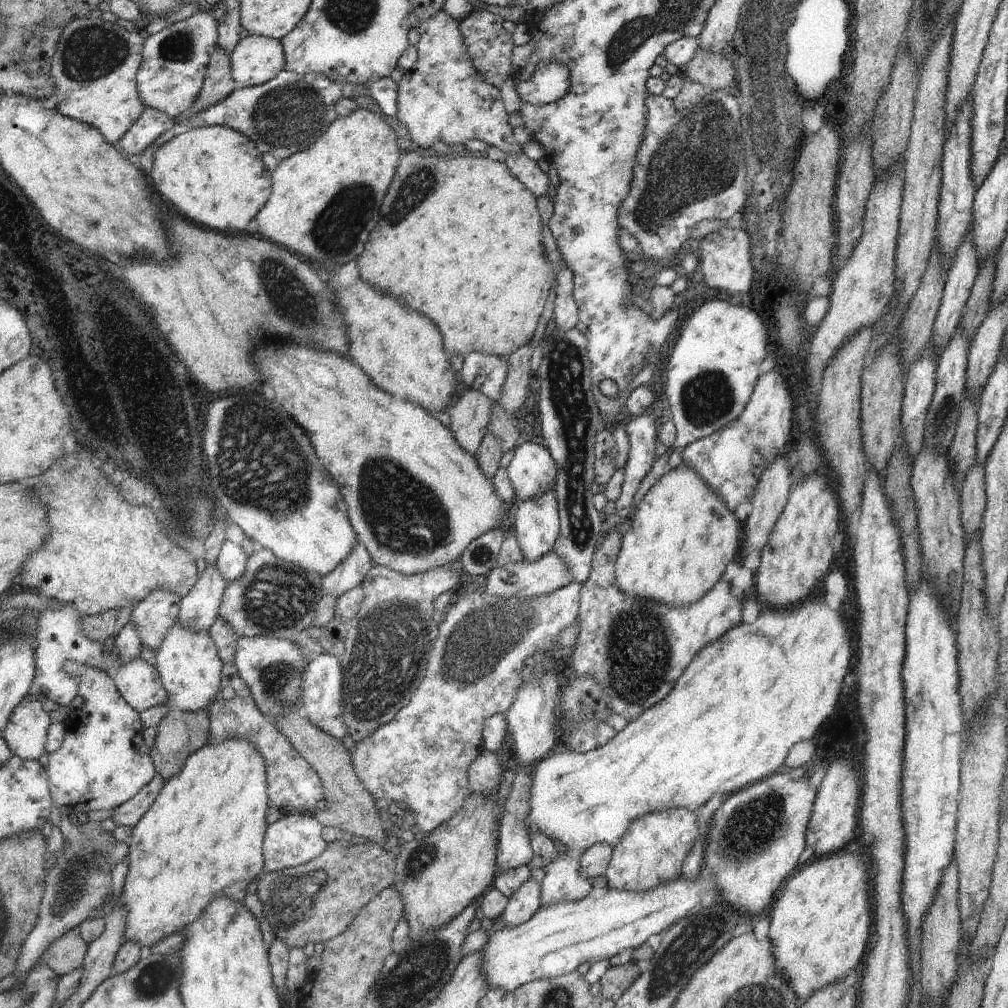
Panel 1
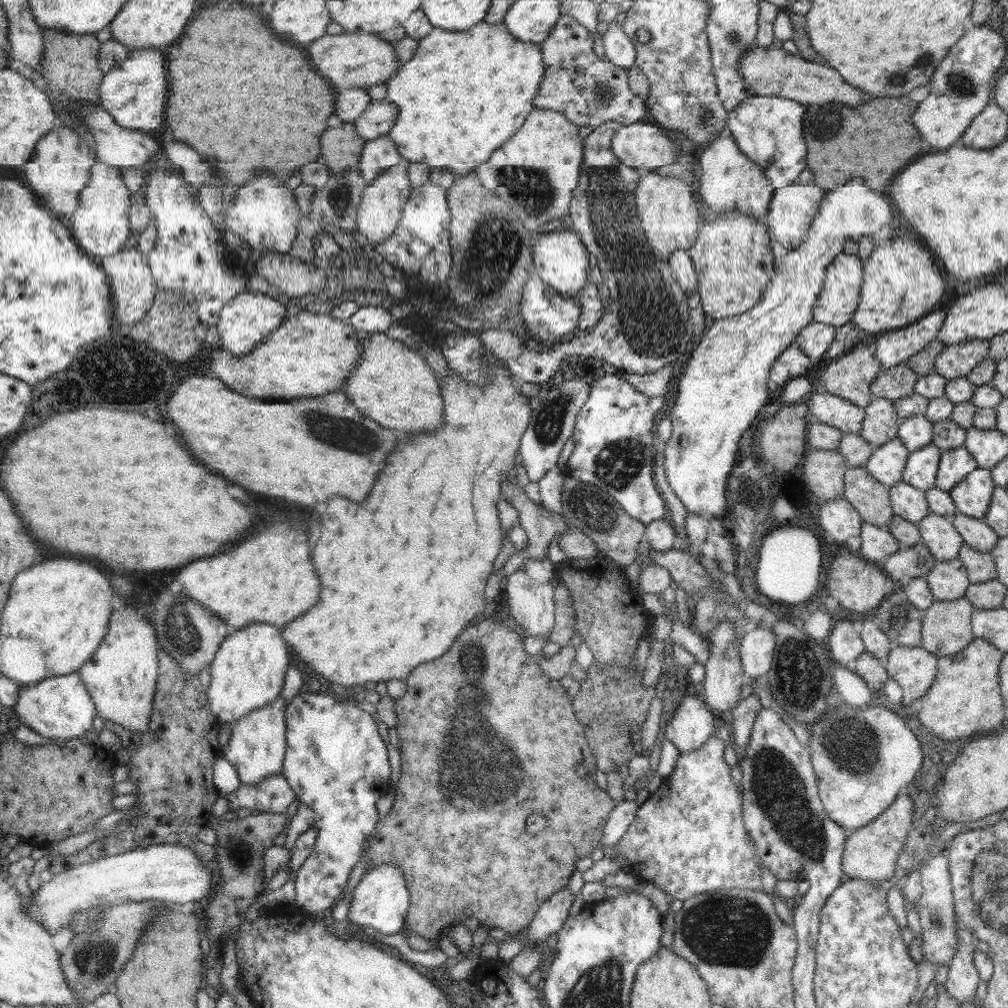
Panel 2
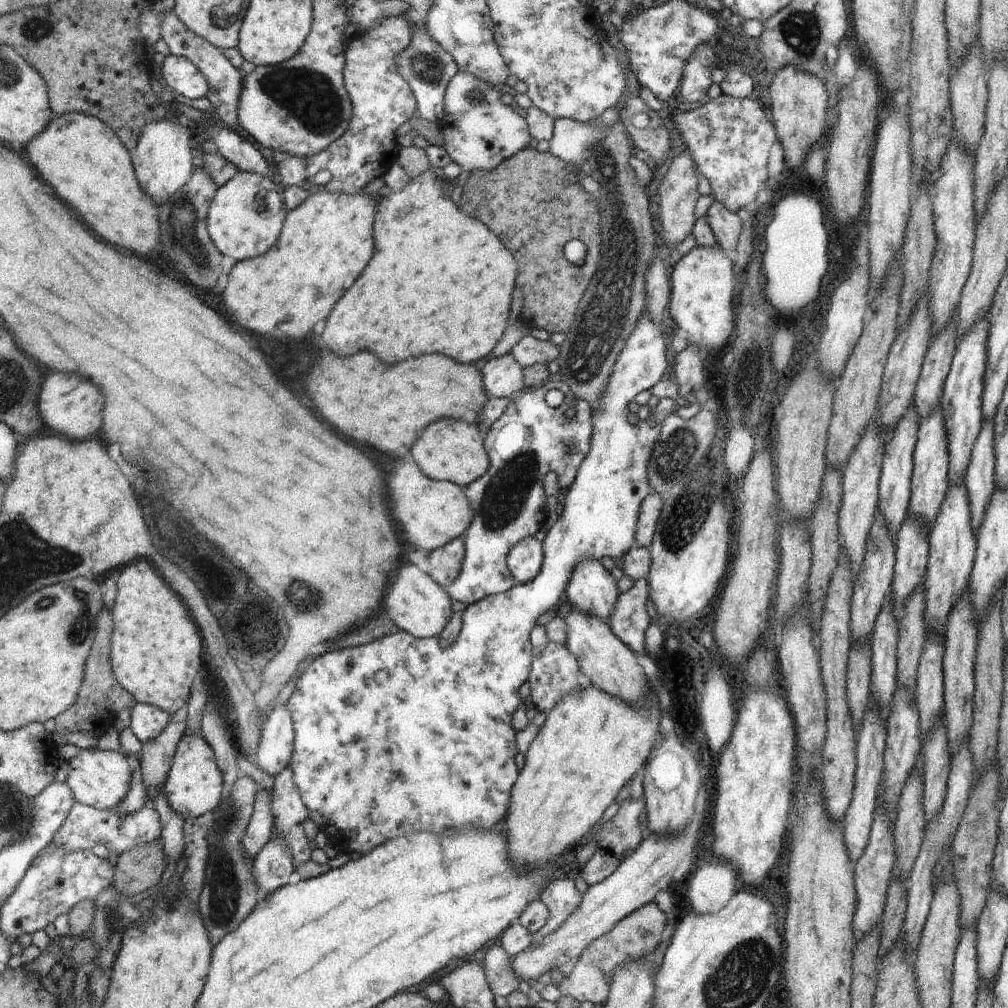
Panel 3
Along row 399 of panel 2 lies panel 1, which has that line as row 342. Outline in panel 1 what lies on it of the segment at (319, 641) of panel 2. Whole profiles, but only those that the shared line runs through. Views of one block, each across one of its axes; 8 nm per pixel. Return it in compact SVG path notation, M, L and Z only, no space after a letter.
M416 152L402 154L396 170L394 180L388 186L388 192L382 200L380 208L380 222L374 232L370 232L370 238L364 246L364 252L358 258L360 276L366 278L366 282L372 282L380 290L386 290L388 294L394 294L392 298L398 300L408 310L420 310L420 314L426 314L441 332L443 346L448 355L465 355L469 352L480 352L486 356L509 357L522 346L529 344L536 326L540 320L540 314L544 312L544 305L550 303L556 280L554 278L554 266L546 258L544 246L542 246L542 220L536 207L536 197L518 180L514 178L506 163L494 162L485 154L471 154L459 156L420 156Z

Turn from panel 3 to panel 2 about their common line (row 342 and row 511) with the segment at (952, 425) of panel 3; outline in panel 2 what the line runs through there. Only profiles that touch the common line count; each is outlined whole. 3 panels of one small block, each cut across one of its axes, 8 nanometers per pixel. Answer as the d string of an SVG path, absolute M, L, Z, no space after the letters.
M976 468L949 493L958 511L970 518L983 519L990 506L994 487L991 469Z

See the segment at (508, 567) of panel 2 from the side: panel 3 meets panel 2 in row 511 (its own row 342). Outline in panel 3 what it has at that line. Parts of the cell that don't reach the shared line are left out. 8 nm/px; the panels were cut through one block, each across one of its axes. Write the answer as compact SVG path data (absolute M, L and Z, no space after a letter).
M530 334L523 336L510 351L514 360L522 369L535 364L545 365L557 360L560 356L560 346L555 346L550 341L542 341Z

